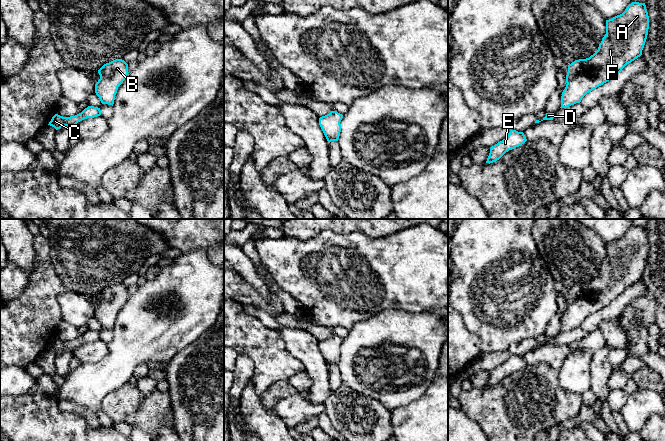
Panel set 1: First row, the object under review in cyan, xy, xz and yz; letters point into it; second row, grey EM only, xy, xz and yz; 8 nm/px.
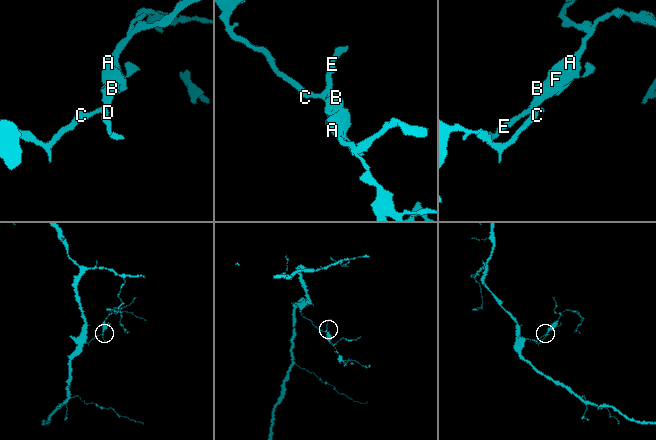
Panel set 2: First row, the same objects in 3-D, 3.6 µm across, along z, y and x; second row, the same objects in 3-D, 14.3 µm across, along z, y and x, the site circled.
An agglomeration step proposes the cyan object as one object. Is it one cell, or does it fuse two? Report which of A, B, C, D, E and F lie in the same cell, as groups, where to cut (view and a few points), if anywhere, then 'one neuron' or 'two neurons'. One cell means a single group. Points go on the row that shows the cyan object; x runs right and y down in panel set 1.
A B C D E F; no cut; one neuron

